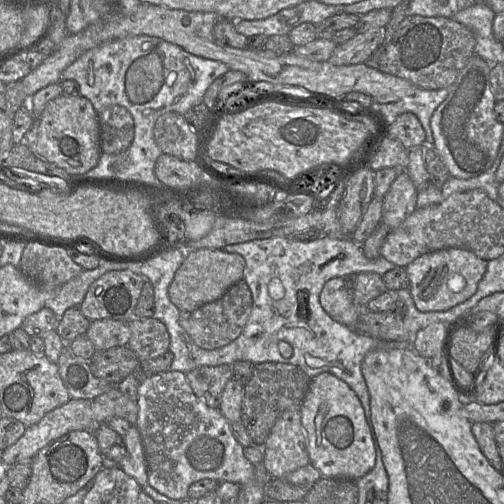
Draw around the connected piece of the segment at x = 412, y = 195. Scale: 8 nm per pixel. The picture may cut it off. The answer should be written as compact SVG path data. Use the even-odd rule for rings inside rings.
M402 171L383 198L382 223L389 230L399 227L417 205L417 189L406 171Z

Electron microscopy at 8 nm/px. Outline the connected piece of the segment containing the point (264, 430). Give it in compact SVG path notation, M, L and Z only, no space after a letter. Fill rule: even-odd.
M264 362L256 364L250 380L244 384L241 422L257 446L263 446L277 419L289 408L299 407L309 391L312 378L299 366Z

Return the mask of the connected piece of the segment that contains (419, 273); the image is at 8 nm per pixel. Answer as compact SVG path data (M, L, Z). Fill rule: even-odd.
M446 248L419 256L405 267L415 306L421 312L437 312L450 310L465 302L477 291L487 264L473 252L460 248Z

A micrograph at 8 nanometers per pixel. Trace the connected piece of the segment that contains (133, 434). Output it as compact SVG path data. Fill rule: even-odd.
M131 425L122 438L126 447L126 455L121 462L117 463L118 466L128 476L134 478L141 488L149 485L147 463L140 432L135 425Z

